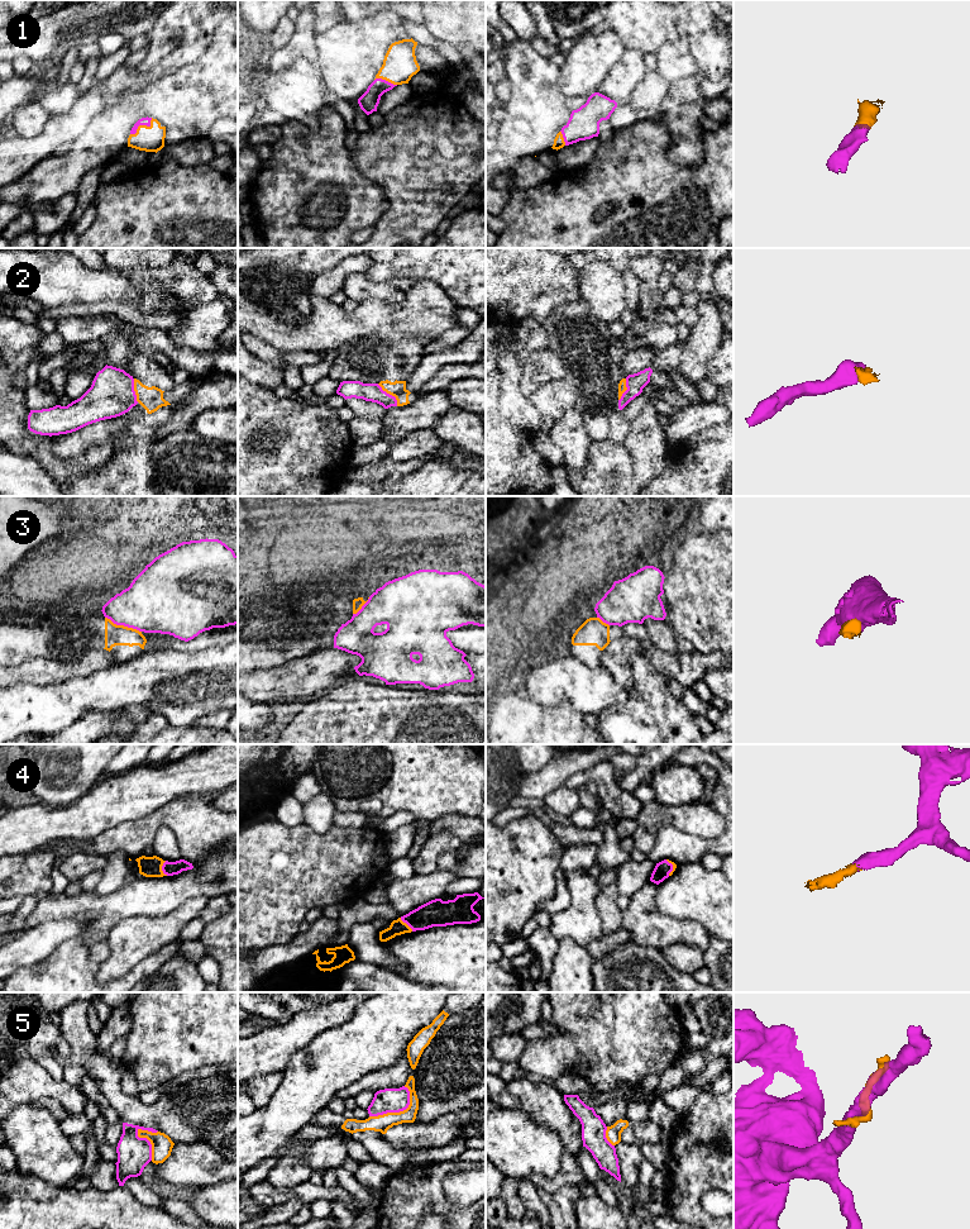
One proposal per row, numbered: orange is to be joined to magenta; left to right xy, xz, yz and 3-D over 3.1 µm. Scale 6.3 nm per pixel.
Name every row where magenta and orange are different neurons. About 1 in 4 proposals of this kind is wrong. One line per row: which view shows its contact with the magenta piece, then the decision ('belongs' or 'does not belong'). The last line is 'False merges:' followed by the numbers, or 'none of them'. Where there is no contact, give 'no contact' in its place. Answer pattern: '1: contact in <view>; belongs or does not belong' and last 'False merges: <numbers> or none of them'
1: contact in xy; belongs
2: contact in xz; belongs
3: contact in xy; does not belong
4: contact in xy; belongs
5: contact in xz; does not belong
False merges: 3, 5

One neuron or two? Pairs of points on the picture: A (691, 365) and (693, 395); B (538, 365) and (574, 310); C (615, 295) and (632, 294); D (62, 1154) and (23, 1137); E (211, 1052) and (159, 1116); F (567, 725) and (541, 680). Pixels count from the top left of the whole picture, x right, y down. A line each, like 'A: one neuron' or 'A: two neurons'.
A: two neurons
B: two neurons
C: two neurons
D: one neuron
E: two neurons
F: two neurons

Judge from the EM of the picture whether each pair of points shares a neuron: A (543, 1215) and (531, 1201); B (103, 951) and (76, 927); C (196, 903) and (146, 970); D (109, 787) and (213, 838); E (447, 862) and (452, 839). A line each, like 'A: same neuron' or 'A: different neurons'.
A: same neuron
B: different neurons
C: different neurons
D: different neurons
E: different neurons

